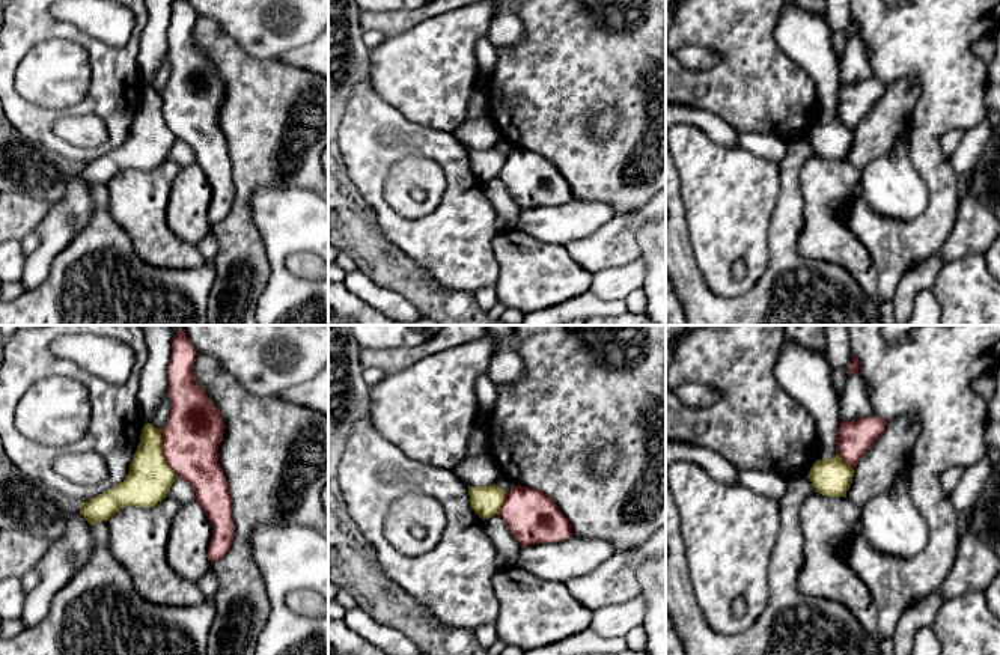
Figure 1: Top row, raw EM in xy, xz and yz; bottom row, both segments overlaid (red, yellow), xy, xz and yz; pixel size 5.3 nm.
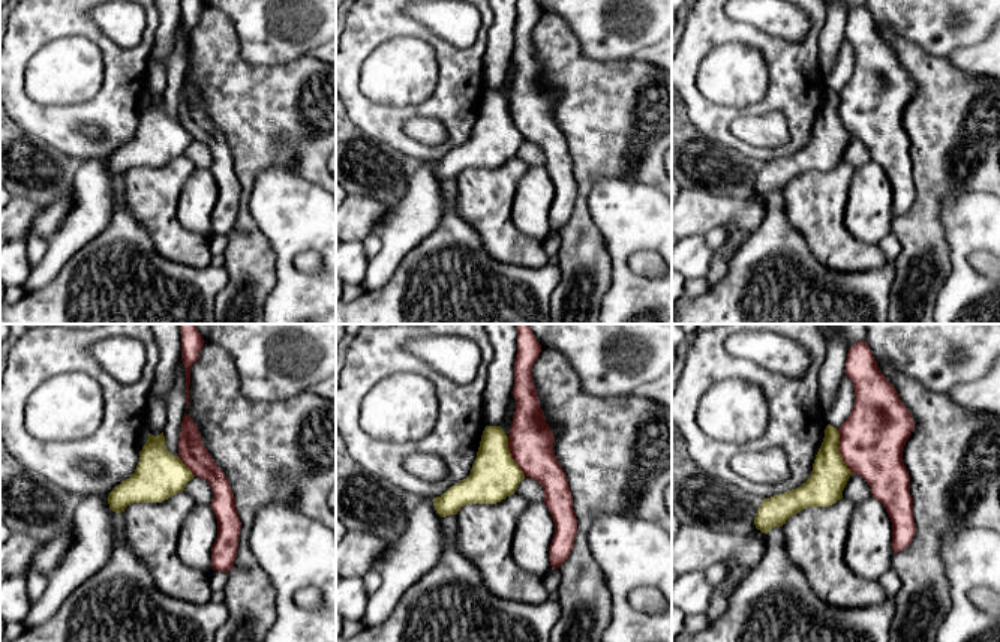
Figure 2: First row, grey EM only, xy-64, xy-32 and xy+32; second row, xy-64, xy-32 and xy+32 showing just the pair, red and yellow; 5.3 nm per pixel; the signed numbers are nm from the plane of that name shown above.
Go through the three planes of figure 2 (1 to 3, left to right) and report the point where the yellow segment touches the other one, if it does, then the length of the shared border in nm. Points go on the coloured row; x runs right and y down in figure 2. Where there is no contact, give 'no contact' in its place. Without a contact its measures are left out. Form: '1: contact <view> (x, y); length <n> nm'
1: contact xy-64 (186, 467); length 140 nm
2: contact xy-32 (511, 456); length 240 nm
3: contact xy+32 (840, 452); length 260 nm

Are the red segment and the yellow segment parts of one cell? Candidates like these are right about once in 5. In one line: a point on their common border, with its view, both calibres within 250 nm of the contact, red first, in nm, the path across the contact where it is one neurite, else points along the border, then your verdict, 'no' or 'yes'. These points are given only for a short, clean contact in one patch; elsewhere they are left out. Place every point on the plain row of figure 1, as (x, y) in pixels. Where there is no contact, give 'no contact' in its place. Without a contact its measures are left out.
meets red in xy at (163, 116); 320 nm thick on the red side, 240 nm on the other; border along xy (158, 92), (163, 121), (178, 139); no

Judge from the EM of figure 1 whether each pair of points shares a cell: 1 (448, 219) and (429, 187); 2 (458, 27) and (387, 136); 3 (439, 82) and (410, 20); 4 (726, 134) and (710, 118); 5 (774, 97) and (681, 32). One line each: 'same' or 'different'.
1: different
2: different
3: different
4: same
5: same

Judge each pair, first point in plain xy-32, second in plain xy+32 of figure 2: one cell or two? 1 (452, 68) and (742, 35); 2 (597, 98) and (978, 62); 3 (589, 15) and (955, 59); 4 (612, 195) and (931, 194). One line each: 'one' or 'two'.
1: one
2: two
3: two
4: two

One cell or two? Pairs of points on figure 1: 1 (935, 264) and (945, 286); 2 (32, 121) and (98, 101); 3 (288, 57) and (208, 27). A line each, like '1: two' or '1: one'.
1: two
2: one
3: two

